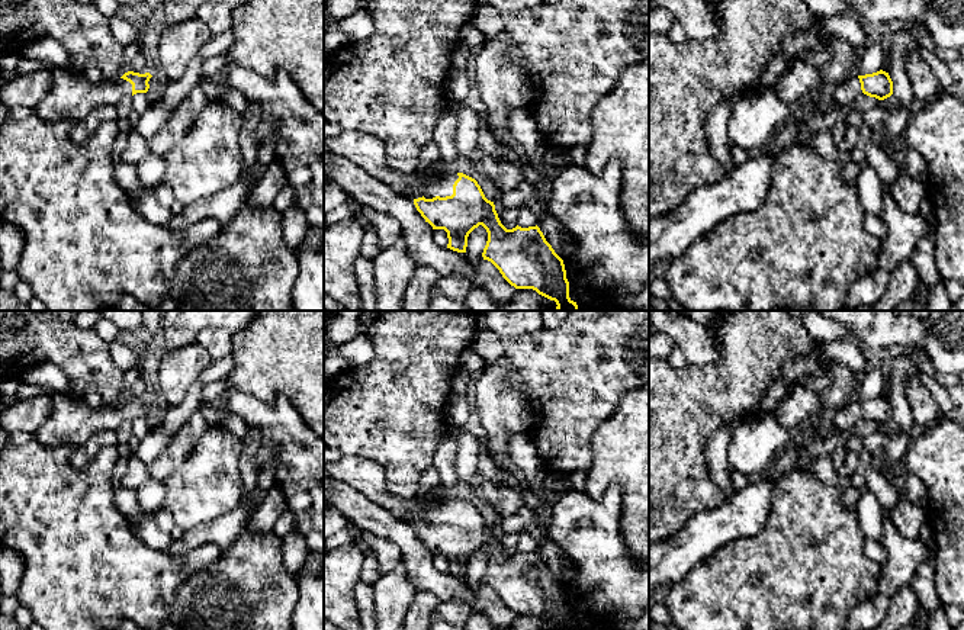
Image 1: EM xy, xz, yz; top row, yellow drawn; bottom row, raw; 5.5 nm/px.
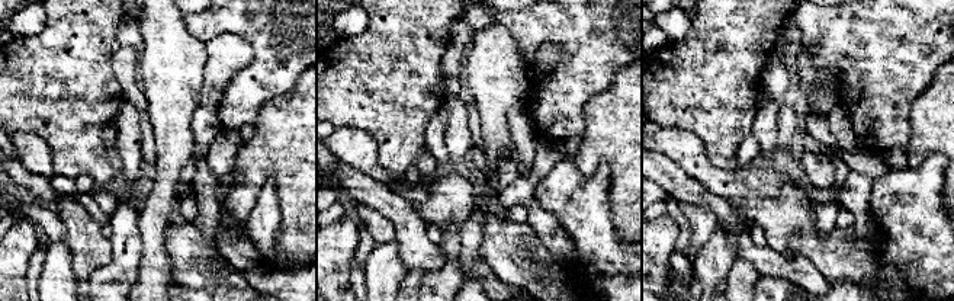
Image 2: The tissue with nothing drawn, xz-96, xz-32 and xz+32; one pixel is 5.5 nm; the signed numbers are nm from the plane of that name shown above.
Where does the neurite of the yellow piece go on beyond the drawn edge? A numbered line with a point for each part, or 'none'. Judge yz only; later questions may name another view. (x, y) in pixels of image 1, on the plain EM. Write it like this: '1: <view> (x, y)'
1: yz (848, 414)

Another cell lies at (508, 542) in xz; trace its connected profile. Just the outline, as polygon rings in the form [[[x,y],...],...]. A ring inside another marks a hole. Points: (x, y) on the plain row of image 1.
[[[515,533],[504,534],[501,539],[498,539],[498,543],[507,555],[512,555],[517,552],[518,537],[520,534]]]

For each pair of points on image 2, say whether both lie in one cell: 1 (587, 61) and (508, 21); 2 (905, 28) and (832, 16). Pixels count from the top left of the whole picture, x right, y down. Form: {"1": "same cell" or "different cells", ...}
{"1": "same cell", "2": "same cell"}

